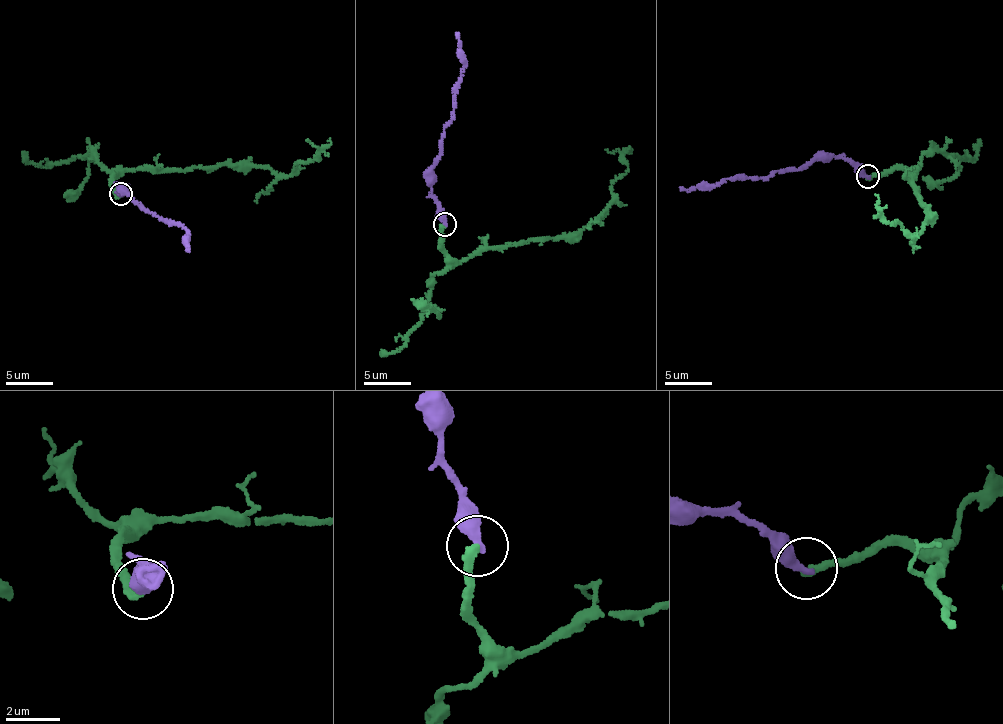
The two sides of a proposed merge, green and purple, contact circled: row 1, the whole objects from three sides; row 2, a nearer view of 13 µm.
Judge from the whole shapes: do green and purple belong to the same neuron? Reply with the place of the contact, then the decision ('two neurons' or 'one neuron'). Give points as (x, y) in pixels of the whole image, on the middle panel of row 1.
at (444, 224); two neurons

